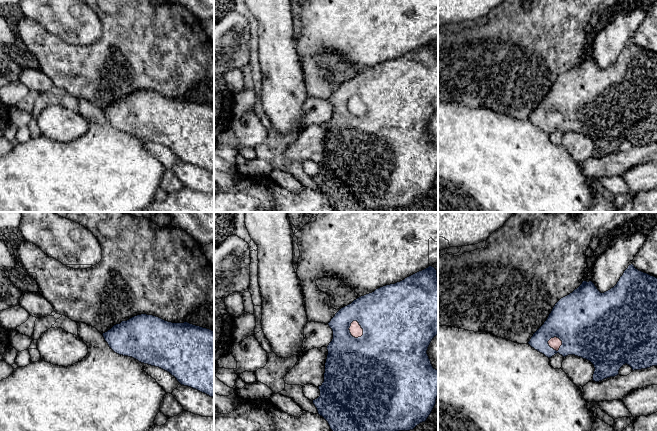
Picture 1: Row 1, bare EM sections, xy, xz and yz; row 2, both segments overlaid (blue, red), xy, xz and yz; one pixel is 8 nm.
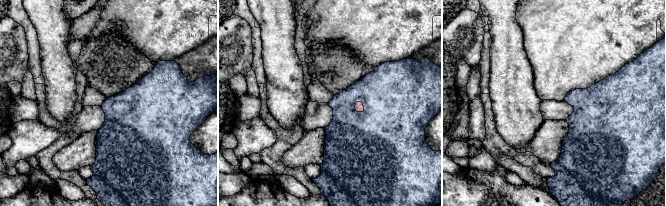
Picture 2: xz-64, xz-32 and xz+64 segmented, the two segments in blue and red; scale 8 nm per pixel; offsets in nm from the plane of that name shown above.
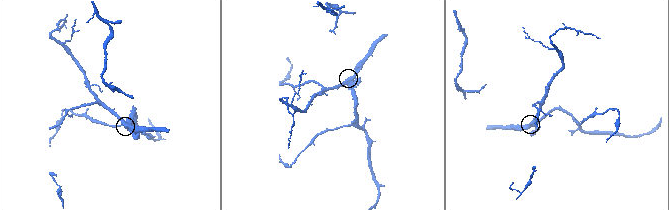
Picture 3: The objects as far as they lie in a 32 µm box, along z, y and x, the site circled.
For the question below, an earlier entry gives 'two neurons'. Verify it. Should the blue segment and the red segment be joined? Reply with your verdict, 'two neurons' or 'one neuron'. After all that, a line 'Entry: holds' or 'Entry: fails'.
one neuron
Entry: fails

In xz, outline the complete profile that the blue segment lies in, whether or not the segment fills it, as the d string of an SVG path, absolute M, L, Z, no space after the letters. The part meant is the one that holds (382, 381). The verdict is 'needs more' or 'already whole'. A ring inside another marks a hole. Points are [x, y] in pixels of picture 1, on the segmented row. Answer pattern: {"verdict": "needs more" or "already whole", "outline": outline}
{"verdict": "needs more", "outline": "M429 266L400 282L380 287L372 293L357 298L341 308L328 325L333 331L333 339L327 346L324 382L319 386L320 396L313 400L313 404L332 431L410 431L427 420L438 397L438 370L433 368L427 354L432 339L438 334L438 276L434 267Z"}

